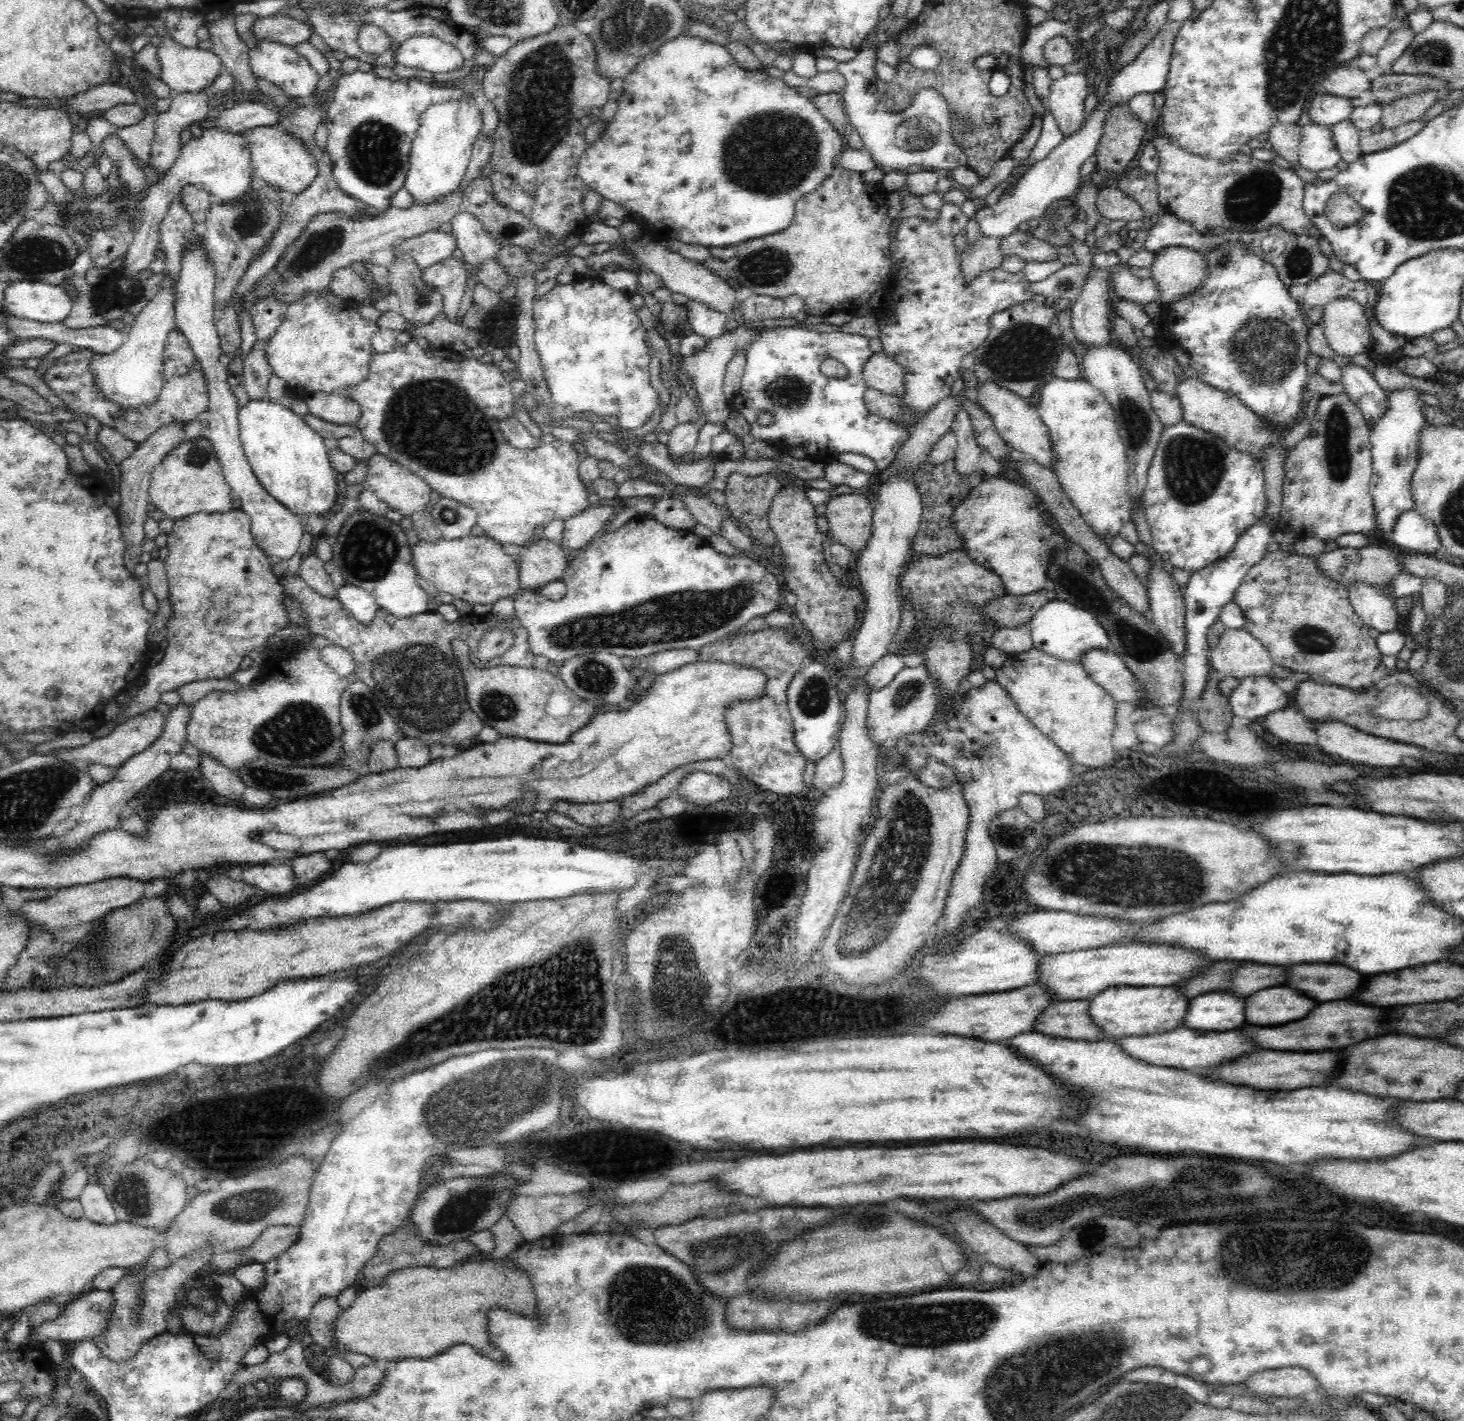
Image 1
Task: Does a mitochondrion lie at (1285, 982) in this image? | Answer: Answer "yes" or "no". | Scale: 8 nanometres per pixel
no

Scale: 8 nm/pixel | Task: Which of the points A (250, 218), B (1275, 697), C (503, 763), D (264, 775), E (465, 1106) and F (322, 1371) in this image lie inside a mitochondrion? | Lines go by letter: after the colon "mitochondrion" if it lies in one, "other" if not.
A: mitochondrion
B: other
C: other
D: mitochondrion
E: mitochondrion
F: other

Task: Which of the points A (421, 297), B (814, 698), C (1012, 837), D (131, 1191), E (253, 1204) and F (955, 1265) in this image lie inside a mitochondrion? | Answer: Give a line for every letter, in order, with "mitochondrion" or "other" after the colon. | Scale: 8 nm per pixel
A: mitochondrion
B: mitochondrion
C: mitochondrion
D: mitochondrion
E: mitochondrion
F: other

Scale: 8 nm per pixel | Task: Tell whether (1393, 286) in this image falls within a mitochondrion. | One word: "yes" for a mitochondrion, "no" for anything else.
no

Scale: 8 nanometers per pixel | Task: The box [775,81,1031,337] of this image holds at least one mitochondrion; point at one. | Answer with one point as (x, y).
(915, 135)

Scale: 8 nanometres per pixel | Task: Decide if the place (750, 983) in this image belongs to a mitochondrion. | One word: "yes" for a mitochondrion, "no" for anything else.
no

